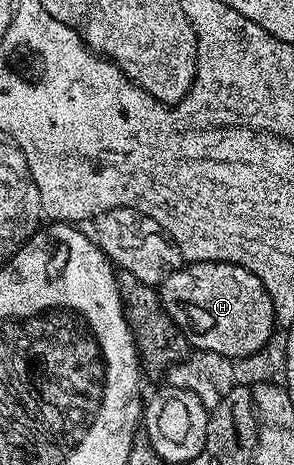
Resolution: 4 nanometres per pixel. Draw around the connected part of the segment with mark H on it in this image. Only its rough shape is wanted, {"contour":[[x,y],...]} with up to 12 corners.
{"contour":[[191,261],[160,286],[187,346],[231,359],[276,333],[252,271]]}

